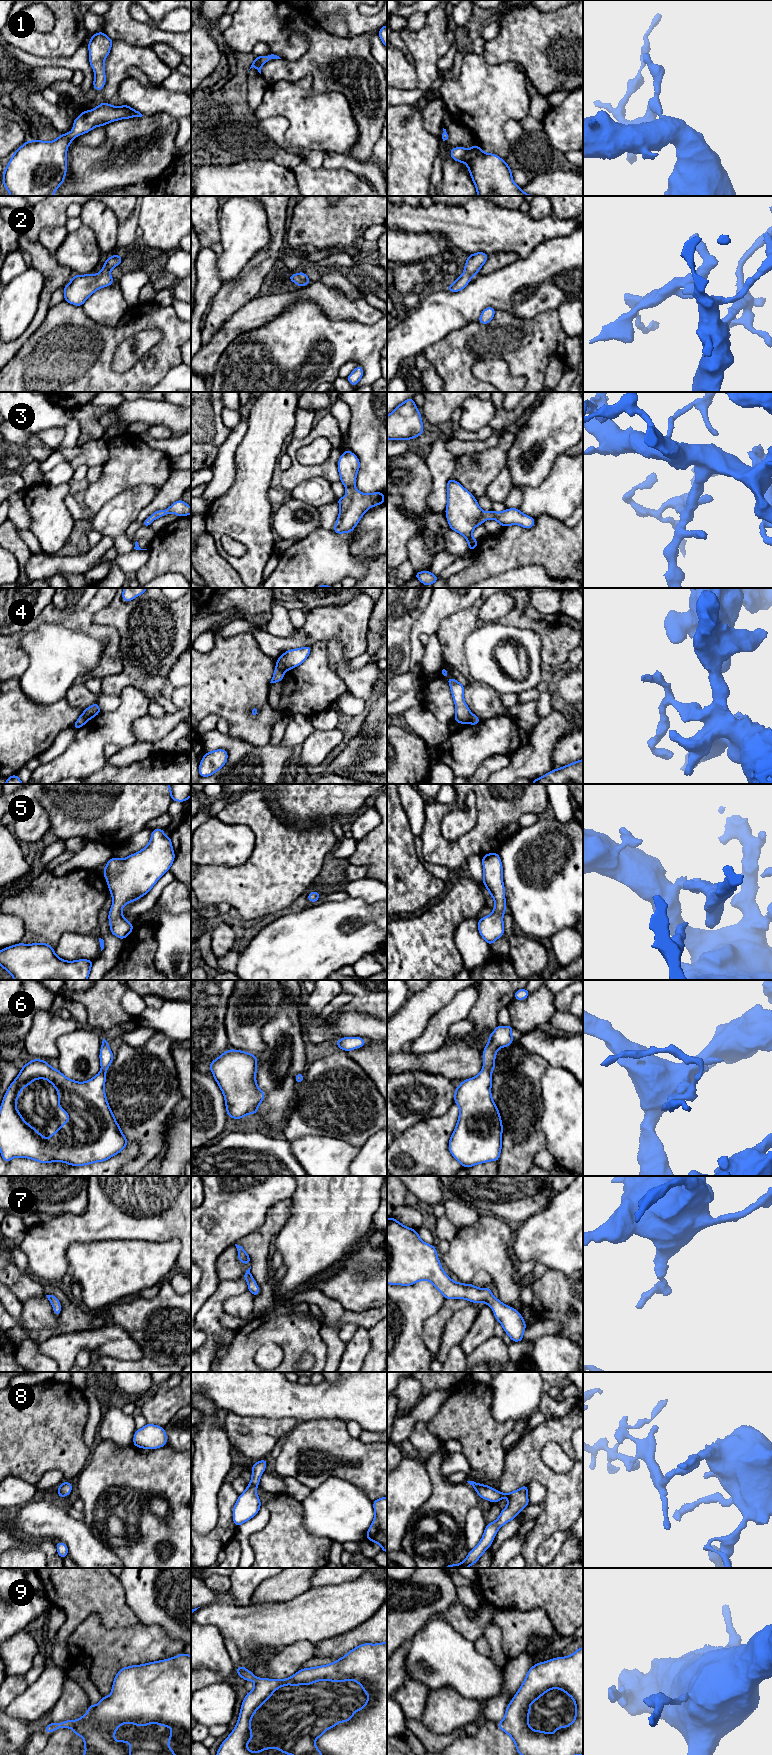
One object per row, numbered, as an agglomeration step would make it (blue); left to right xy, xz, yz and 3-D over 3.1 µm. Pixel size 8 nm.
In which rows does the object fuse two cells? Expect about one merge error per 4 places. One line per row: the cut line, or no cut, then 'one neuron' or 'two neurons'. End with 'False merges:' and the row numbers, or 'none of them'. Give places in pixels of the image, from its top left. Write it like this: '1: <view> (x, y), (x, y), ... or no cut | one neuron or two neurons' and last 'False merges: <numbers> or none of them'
1: no cut | one neuron
2: no cut | one neuron
3: no cut | one neuron
4: yz (471, 713), (466, 722) | two neurons
5: no cut | one neuron
6: no cut | one neuron
7: no cut | one neuron
8: no cut | one neuron
9: no cut | one neuron
False merges: 4

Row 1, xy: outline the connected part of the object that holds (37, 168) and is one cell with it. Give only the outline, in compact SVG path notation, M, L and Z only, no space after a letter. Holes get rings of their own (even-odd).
M106 102L83 111L74 119L71 132L51 142L29 140L14 151L3 172L3 186L10 196L53 196L65 181L67 148L76 136L116 120L142 116L128 105L117 107Z

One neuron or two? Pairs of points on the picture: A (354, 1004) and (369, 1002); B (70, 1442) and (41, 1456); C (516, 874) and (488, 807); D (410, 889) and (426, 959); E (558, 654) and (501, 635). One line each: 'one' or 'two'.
A: one
B: one
C: two
D: two
E: two

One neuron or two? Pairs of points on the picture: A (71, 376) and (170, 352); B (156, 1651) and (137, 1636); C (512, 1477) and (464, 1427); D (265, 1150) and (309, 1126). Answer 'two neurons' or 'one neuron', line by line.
A: one neuron
B: one neuron
C: two neurons
D: two neurons

